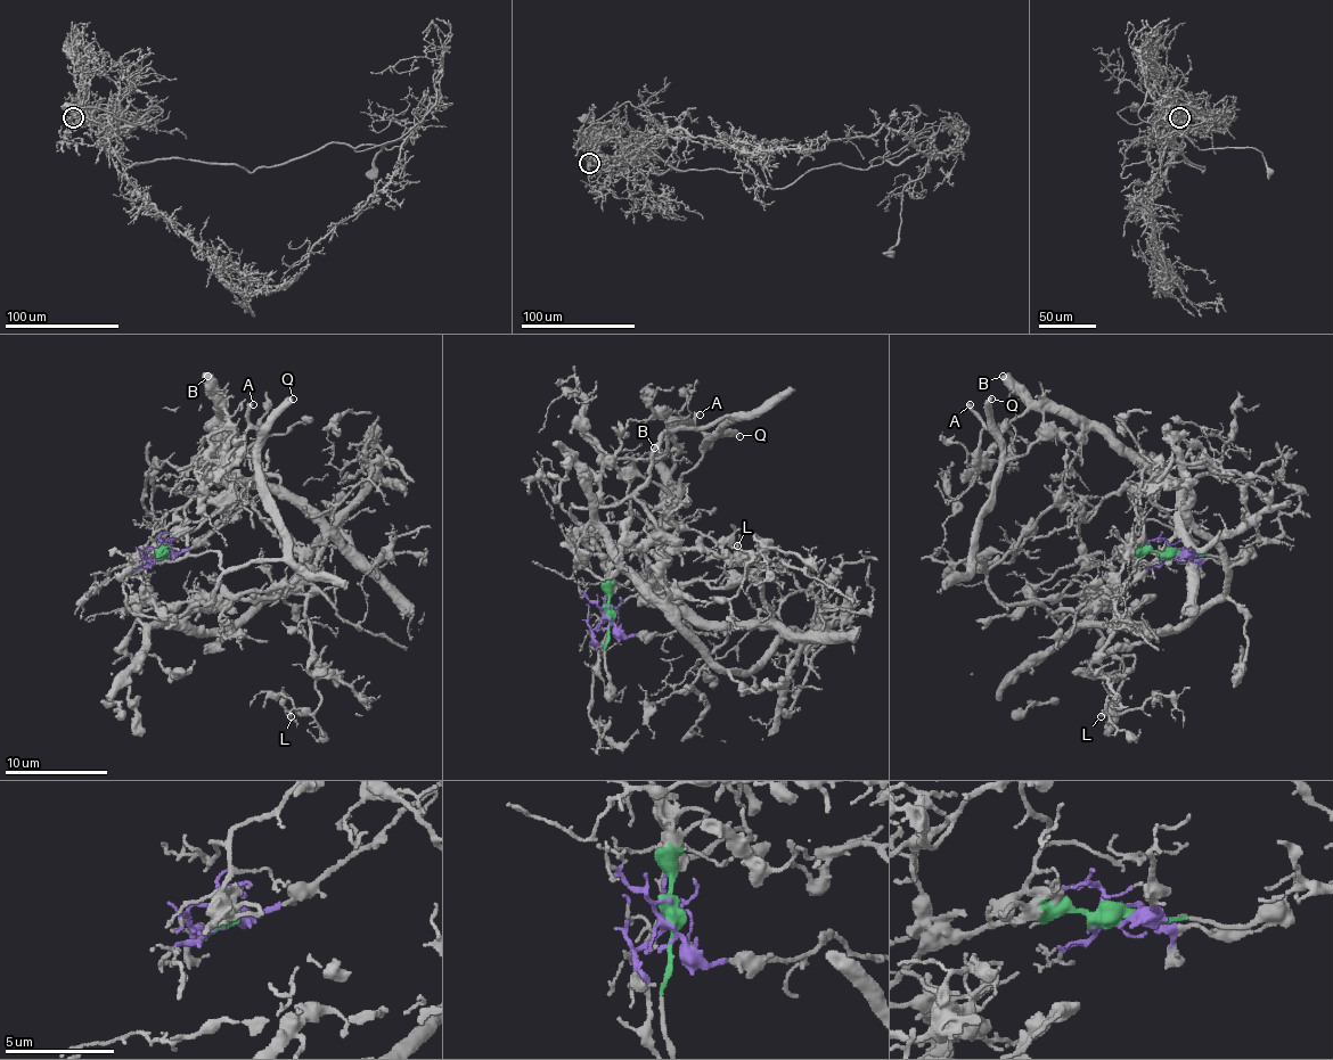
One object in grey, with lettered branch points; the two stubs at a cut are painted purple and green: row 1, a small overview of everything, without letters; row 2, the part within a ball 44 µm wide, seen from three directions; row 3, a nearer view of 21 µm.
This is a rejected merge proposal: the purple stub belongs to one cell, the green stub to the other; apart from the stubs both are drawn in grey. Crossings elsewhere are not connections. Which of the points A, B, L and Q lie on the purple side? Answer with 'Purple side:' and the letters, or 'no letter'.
Purple side: B, L

